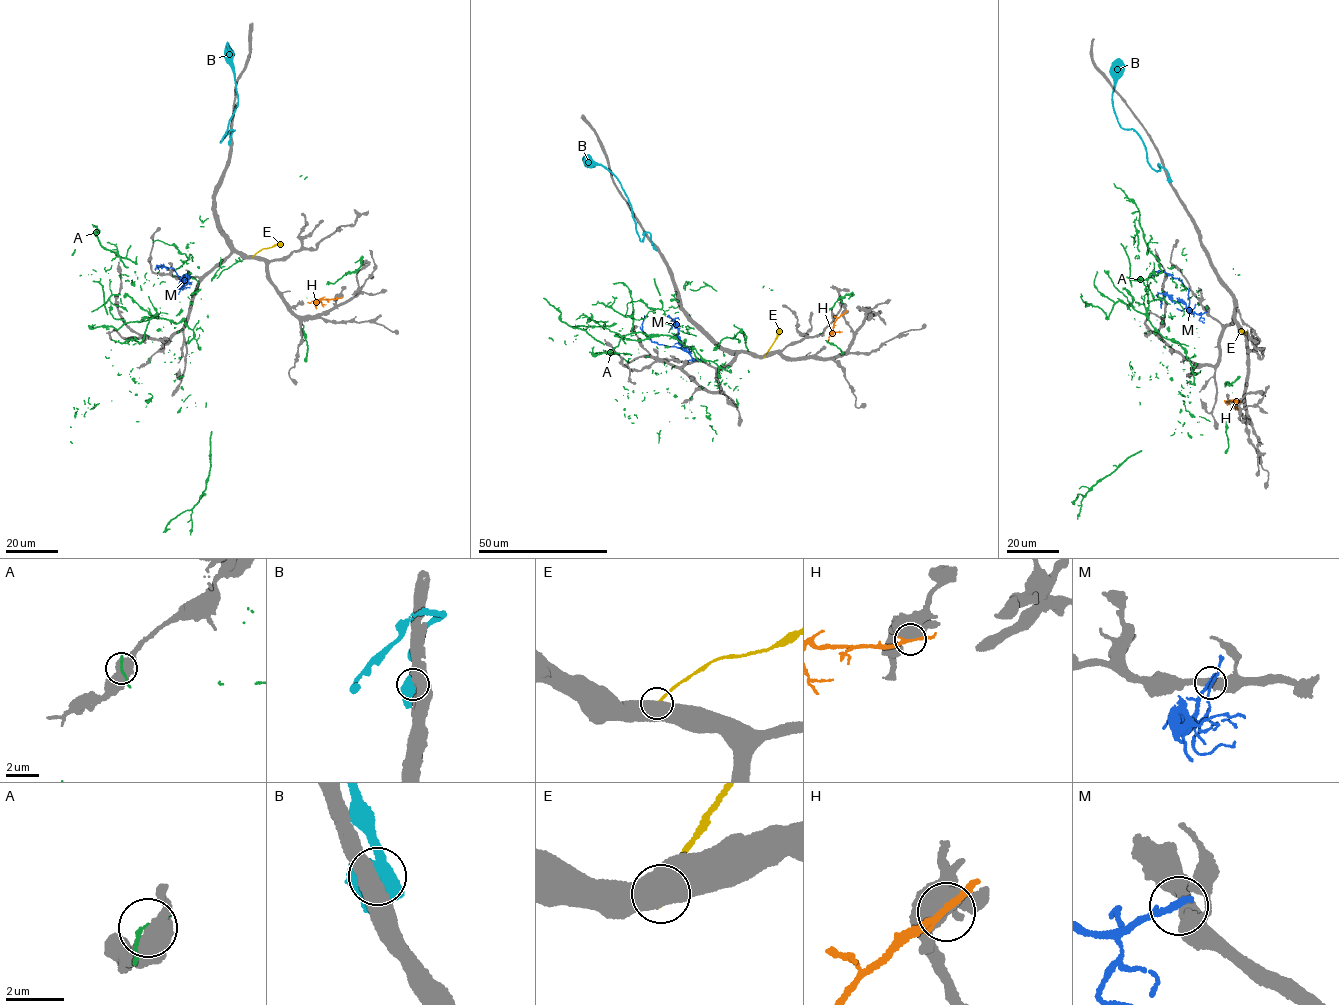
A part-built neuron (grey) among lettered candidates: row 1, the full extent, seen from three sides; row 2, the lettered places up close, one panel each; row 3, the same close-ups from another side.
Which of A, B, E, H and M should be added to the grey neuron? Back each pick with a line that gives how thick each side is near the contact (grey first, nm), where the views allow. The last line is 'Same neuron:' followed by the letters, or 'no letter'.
Same neuron: no letter

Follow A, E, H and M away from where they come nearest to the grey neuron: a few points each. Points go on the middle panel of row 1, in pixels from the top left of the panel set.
A: (690, 398), (721, 373), (683, 346), (694, 329), (670, 329), (660, 295), (848, 298)
E: (765, 357), (782, 330)
H: (844, 313), (835, 321), (827, 343)
M: (694, 360), (681, 347), (652, 342), (642, 329), (647, 316)

